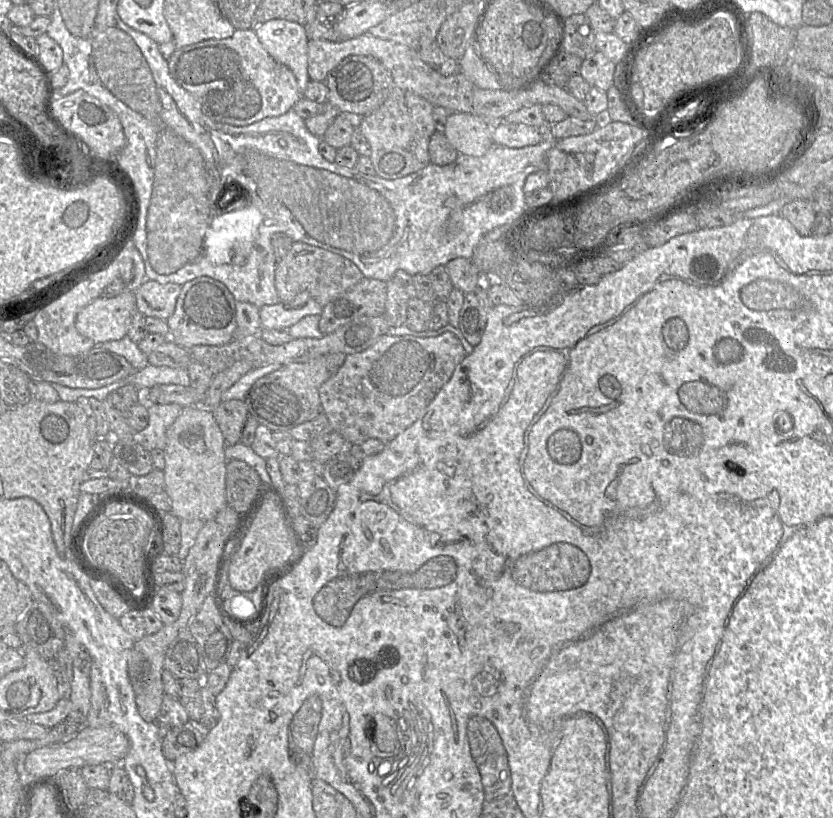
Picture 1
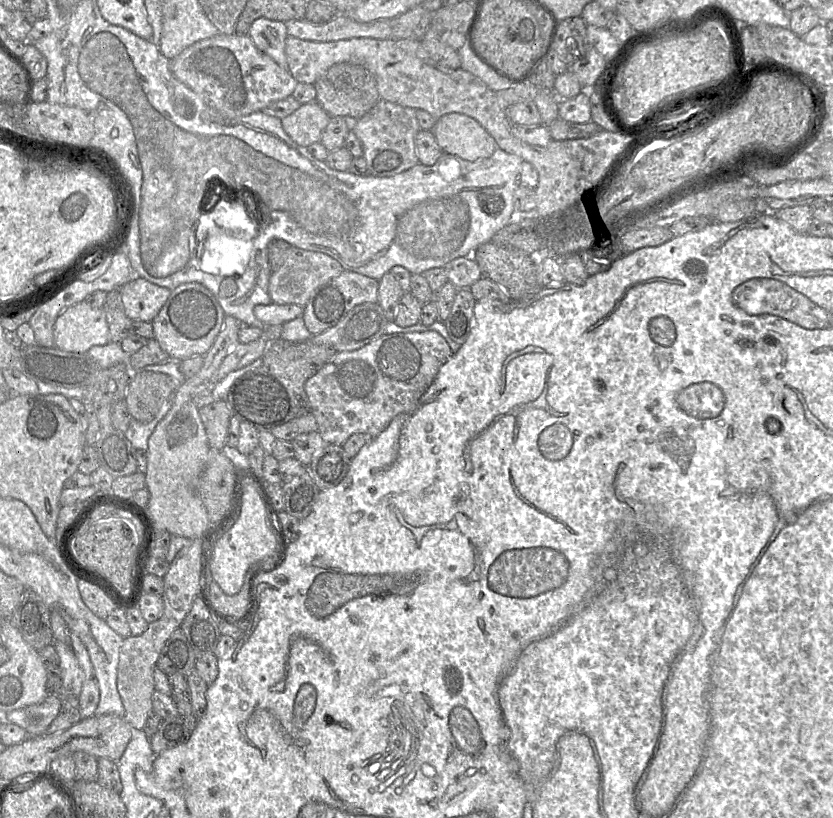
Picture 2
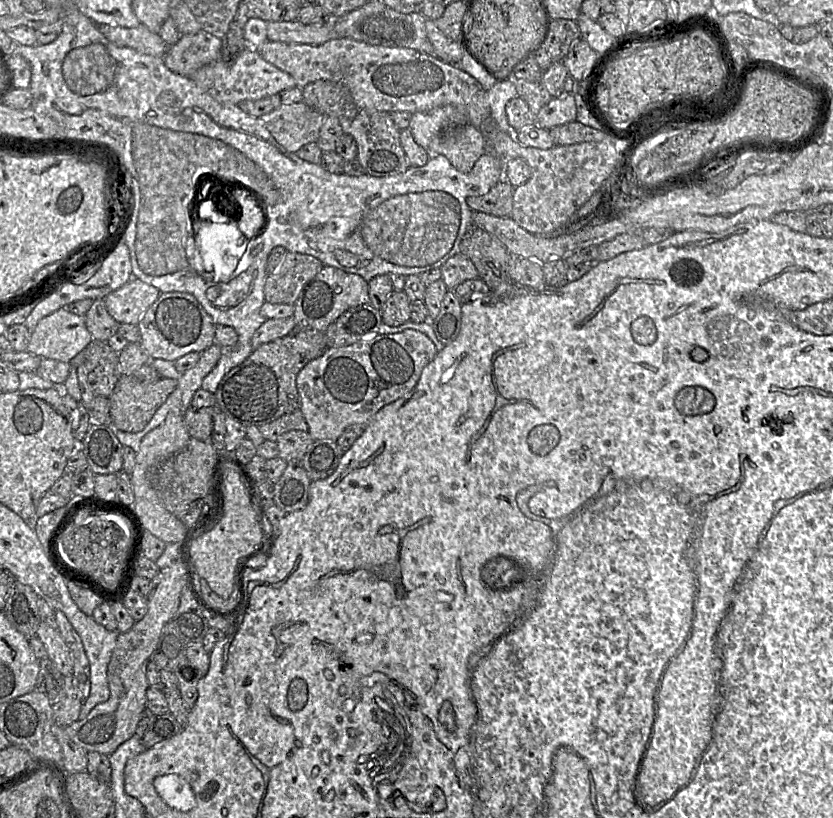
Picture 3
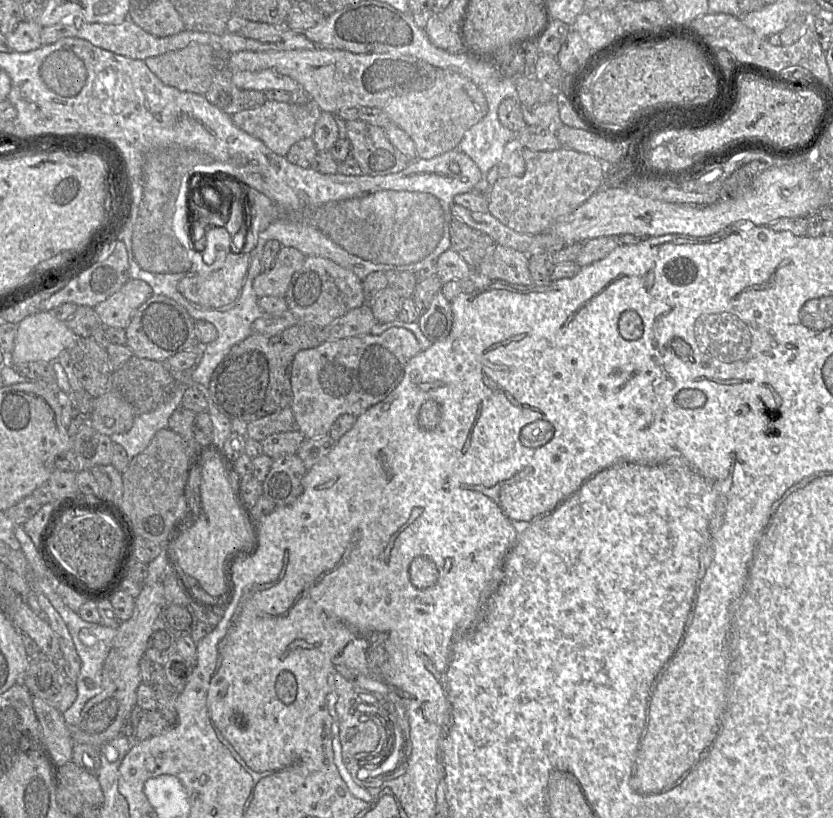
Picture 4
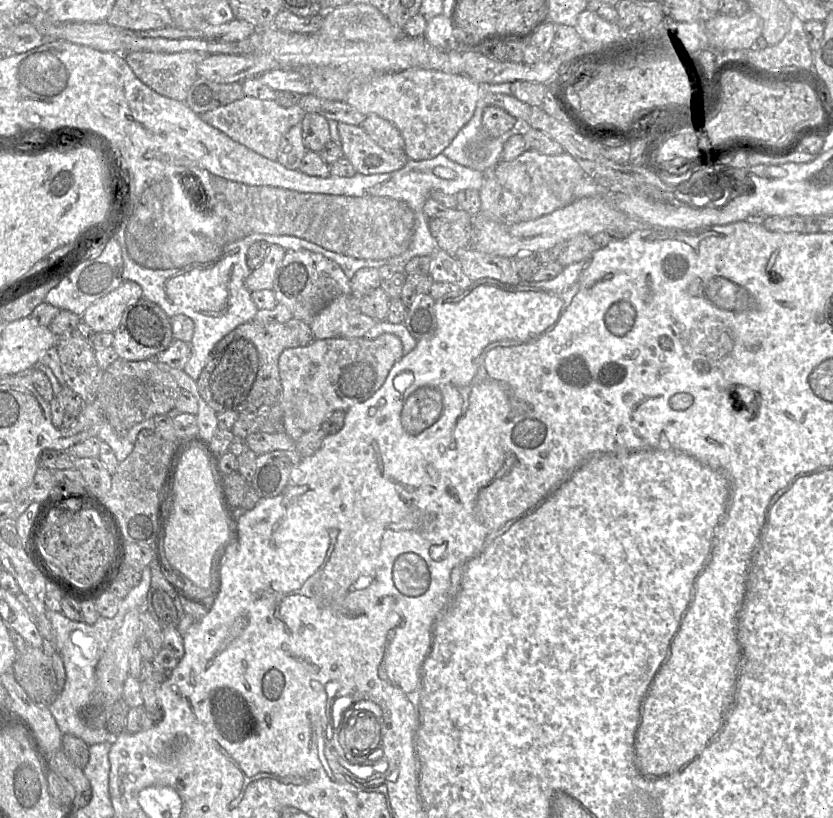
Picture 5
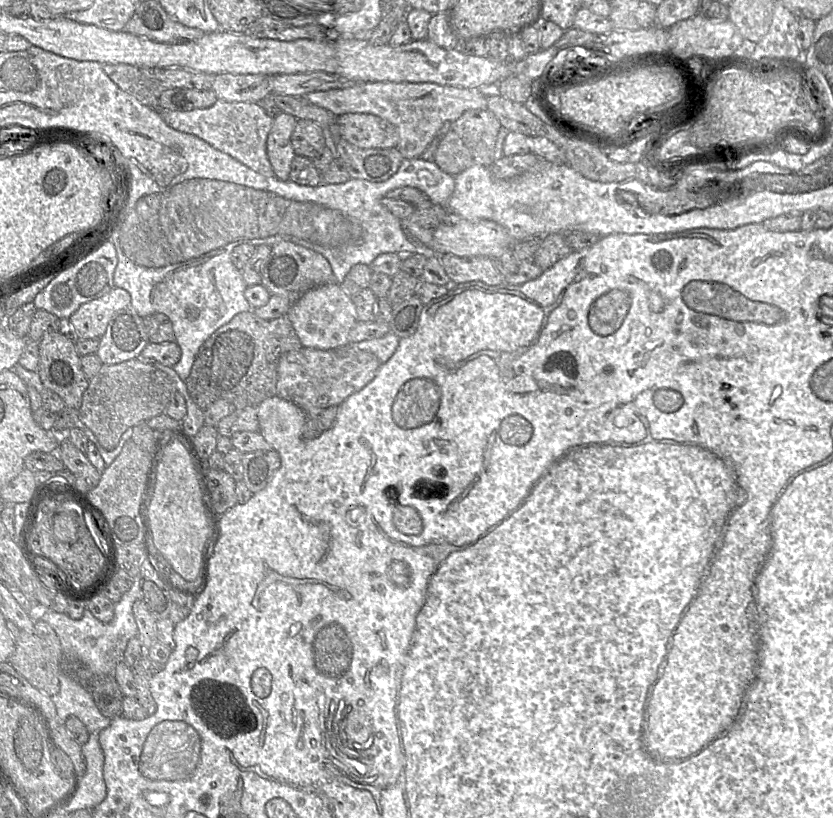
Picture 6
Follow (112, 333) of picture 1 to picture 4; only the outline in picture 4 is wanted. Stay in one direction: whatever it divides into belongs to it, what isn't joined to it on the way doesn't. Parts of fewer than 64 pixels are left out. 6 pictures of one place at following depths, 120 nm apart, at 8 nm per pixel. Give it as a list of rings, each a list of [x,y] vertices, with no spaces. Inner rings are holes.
[[[38,311],[18,324],[14,348],[7,362],[52,363],[61,352],[69,351],[78,338],[65,321],[57,320],[49,311]]]

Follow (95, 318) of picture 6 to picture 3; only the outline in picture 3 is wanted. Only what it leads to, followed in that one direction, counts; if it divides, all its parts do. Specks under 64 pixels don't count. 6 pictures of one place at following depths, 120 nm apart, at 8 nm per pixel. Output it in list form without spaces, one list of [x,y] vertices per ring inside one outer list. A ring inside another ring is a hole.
[[[132,278],[104,298],[108,313],[119,324],[137,325],[146,310],[159,297],[160,291],[152,285]]]

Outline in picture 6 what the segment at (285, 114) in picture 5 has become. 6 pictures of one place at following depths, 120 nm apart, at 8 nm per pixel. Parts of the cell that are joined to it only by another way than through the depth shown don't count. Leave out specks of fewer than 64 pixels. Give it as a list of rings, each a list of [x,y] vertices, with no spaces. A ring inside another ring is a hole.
[[[218,100],[209,108],[185,112],[169,111],[160,106],[154,110],[169,127],[200,138],[259,174],[267,177],[274,176],[267,155],[267,138],[273,125],[273,116],[268,114],[257,103]]]

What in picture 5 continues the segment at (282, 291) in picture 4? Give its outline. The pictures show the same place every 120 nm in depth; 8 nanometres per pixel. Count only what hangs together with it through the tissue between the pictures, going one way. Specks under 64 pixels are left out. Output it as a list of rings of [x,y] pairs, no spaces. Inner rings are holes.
[[[278,244],[270,245],[268,254],[263,263],[252,270],[245,280],[245,286],[250,292],[273,289],[276,273],[285,257],[286,251],[285,248]]]

